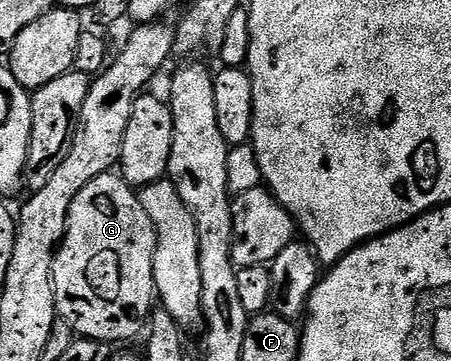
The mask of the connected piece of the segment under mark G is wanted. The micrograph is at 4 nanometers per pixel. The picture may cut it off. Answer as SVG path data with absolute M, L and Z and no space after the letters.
M117 173L101 174L79 192L76 200L72 200L72 208L66 217L66 235L54 255L52 281L57 317L72 327L75 335L95 338L97 342L115 344L125 338L134 338L138 333L141 335L156 302L155 252L156 232L152 220L148 220L148 212L144 212L140 204L135 187L129 186Z

